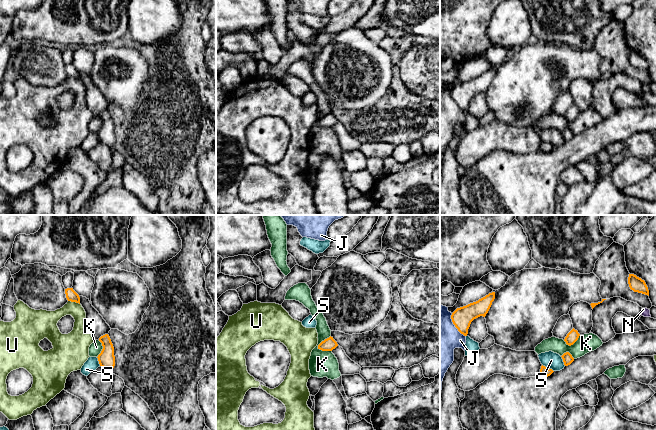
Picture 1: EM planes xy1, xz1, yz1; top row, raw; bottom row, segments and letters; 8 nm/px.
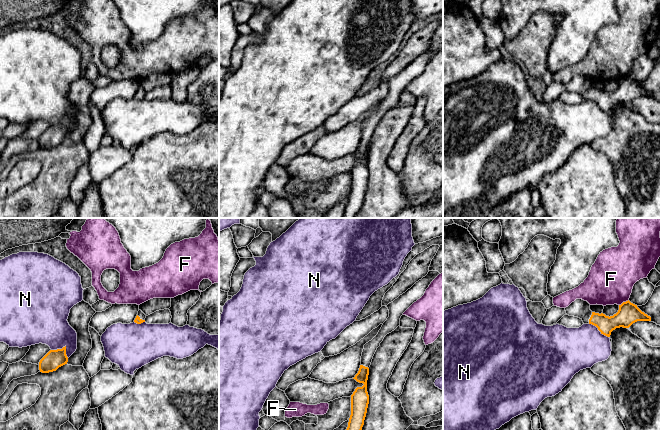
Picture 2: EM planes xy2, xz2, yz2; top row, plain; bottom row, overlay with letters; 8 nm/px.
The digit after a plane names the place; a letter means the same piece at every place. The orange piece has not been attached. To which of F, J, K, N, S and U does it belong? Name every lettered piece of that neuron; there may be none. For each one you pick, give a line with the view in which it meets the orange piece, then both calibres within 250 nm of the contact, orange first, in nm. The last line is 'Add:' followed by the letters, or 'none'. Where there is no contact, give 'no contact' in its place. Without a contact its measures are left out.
Add: none

